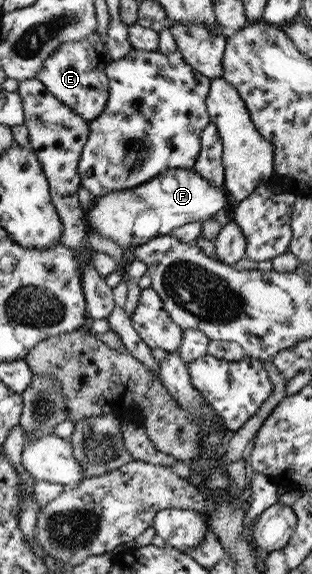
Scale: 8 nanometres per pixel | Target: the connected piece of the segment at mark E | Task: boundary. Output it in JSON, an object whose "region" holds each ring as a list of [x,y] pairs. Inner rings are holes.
{"region":[[[93,32],[80,42],[67,42],[51,54],[38,71],[37,80],[46,86],[64,106],[73,110],[87,121],[98,118],[103,113],[108,100],[108,77],[106,65],[111,61],[99,32]]]}

